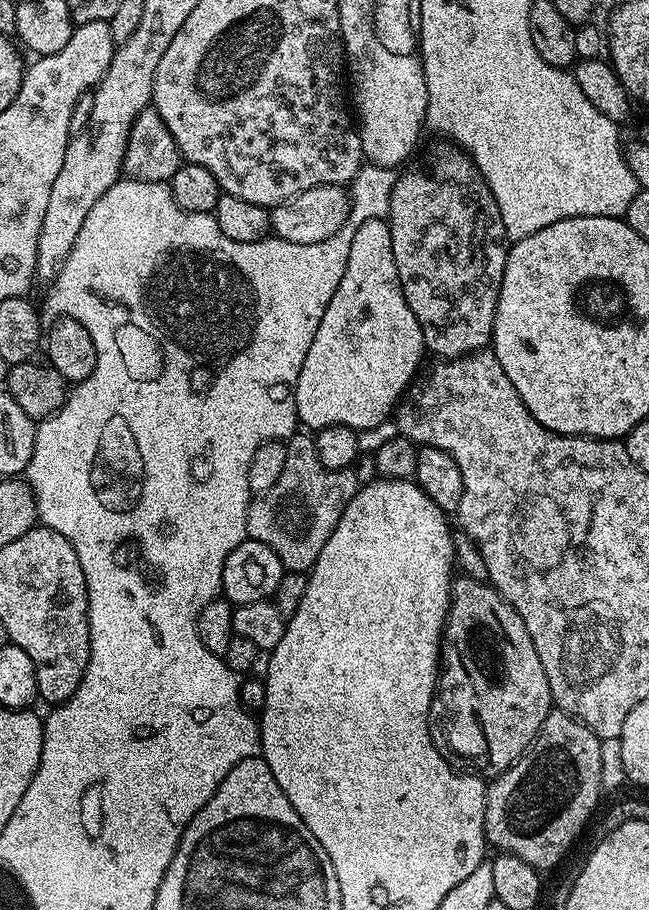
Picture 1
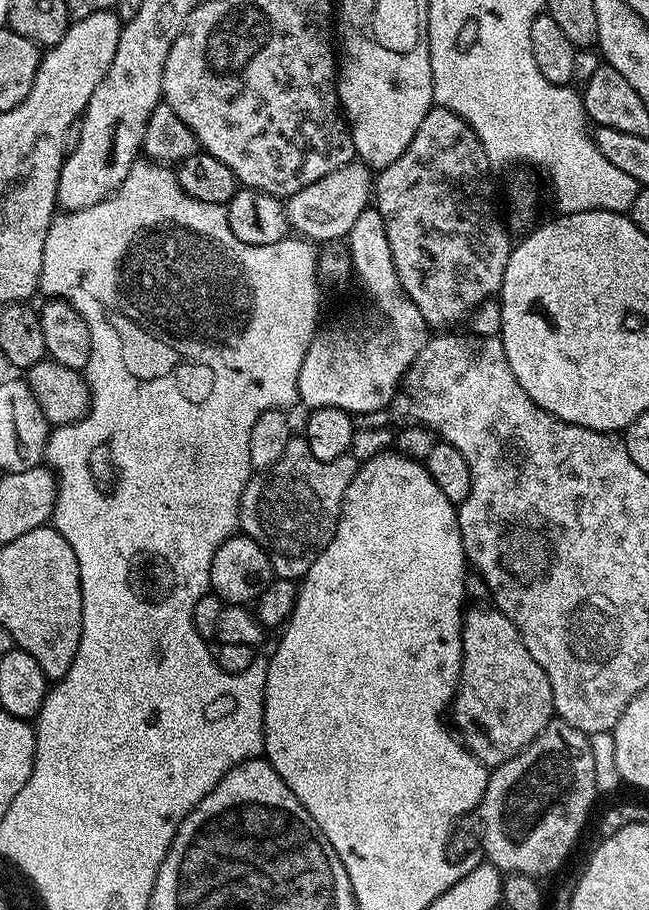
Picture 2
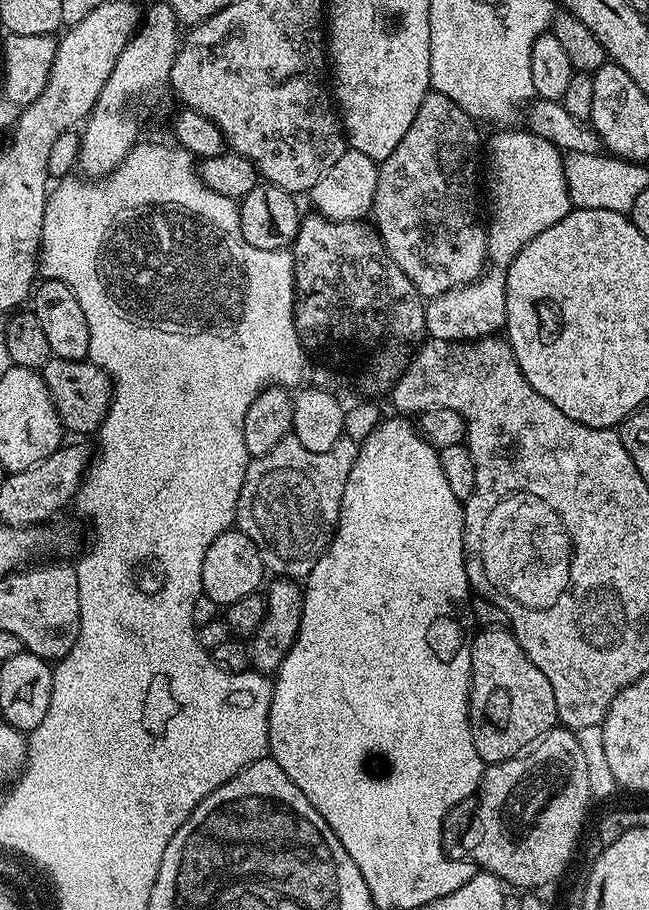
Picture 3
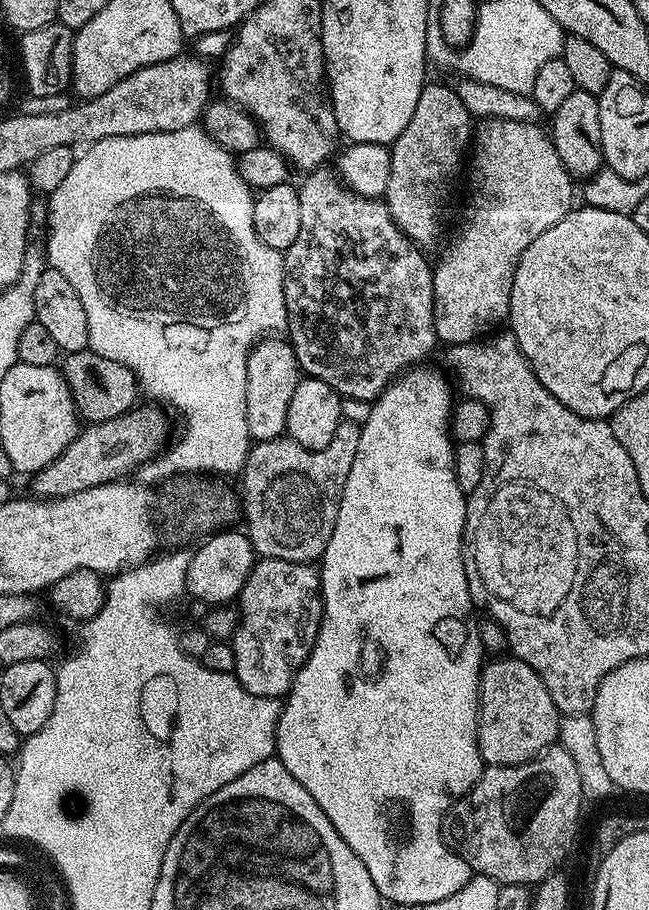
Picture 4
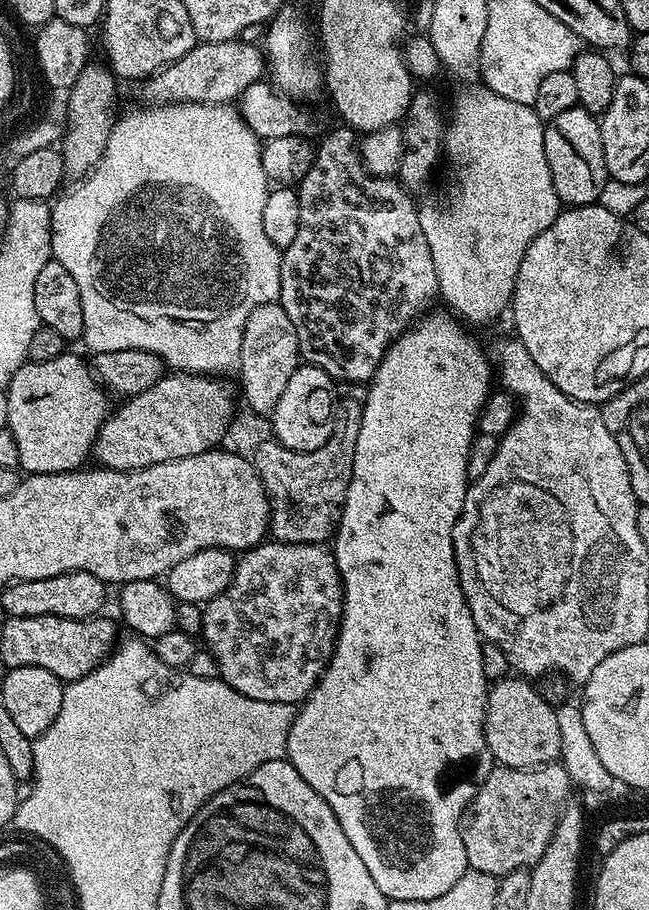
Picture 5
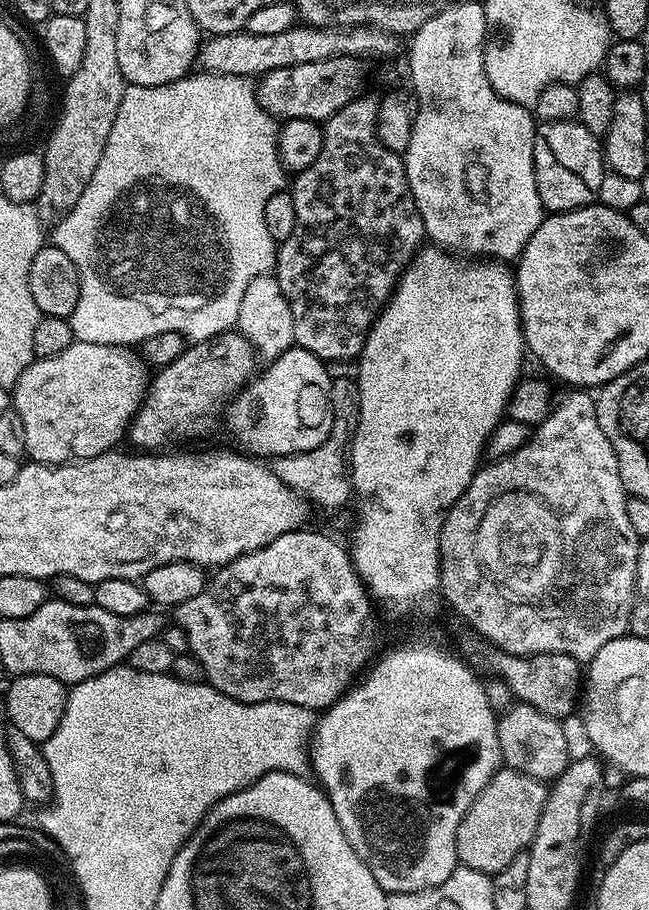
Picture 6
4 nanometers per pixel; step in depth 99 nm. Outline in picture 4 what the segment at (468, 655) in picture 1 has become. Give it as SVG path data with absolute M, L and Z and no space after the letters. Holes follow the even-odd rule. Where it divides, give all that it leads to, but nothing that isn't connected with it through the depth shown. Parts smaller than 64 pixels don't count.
M511 654L492 658L480 669L480 714L476 717L476 745L485 765L525 764L557 743L560 735L561 714L550 698L550 690L538 678L538 674L526 662Z

